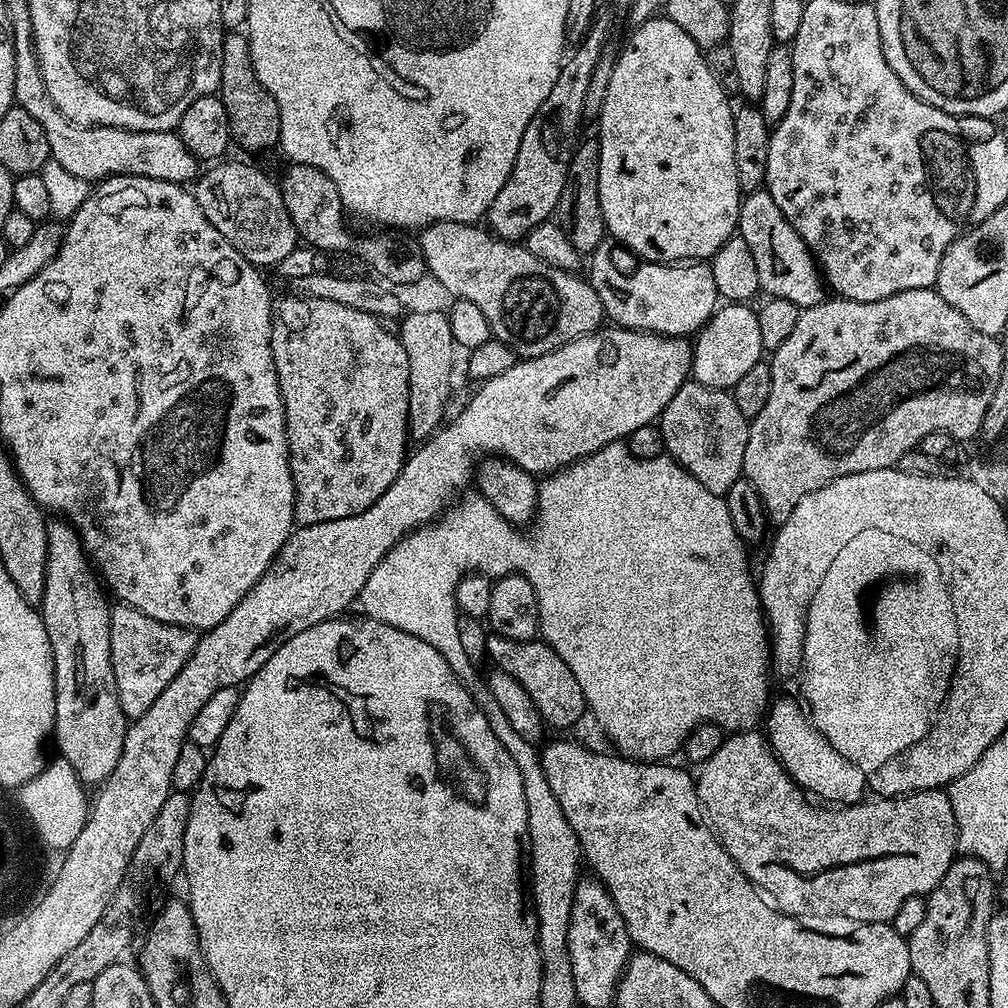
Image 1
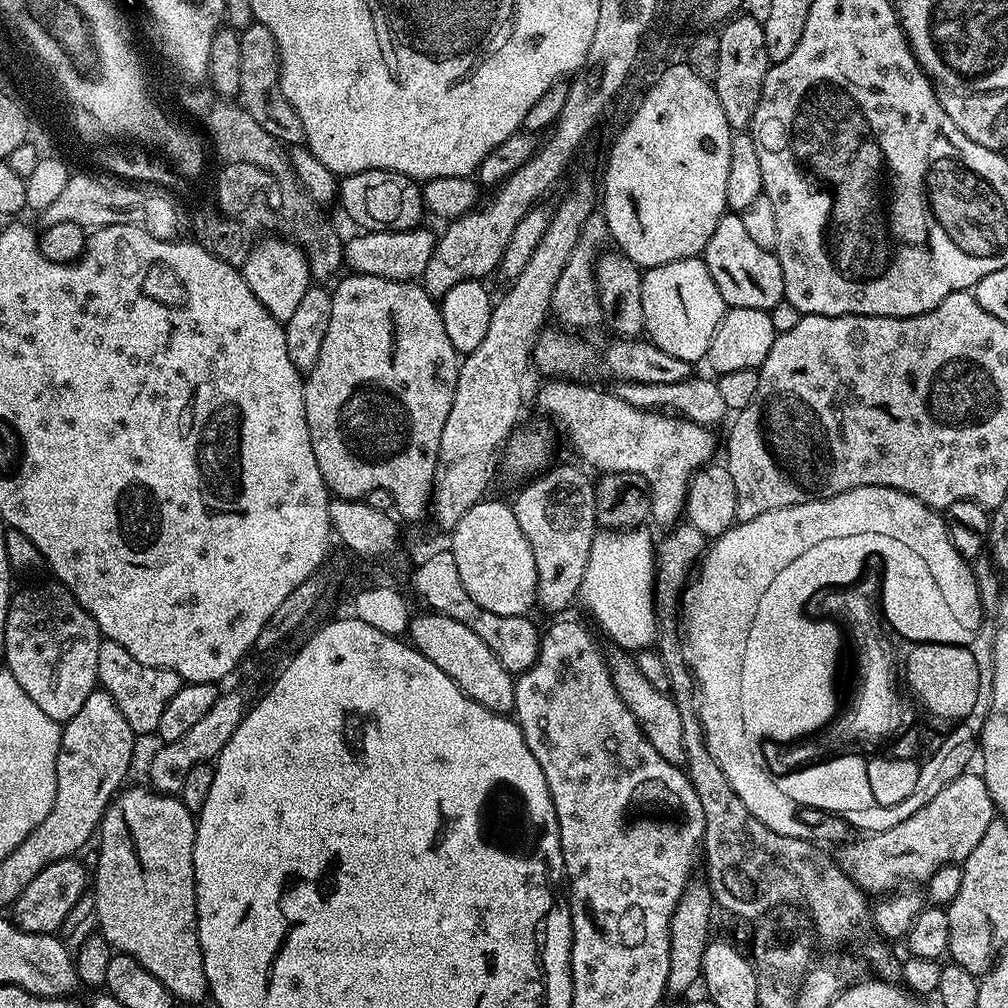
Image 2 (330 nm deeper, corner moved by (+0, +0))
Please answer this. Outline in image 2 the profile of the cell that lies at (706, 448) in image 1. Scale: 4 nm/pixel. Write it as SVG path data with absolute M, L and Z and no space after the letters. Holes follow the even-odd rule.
M548 378L543 382L545 384L536 396L537 406L560 423L565 438L572 443L573 450L589 464L587 467L597 468L597 473L600 474L638 474L648 484L648 493L652 496L651 519L656 519L663 526L675 525L684 516L684 503L692 476L713 459L712 451L716 448L716 440L712 437L711 427L696 424L693 420L685 420L675 414L665 414L660 410L636 408L630 402L618 398L615 391L603 392L600 388L591 388L572 378Z

